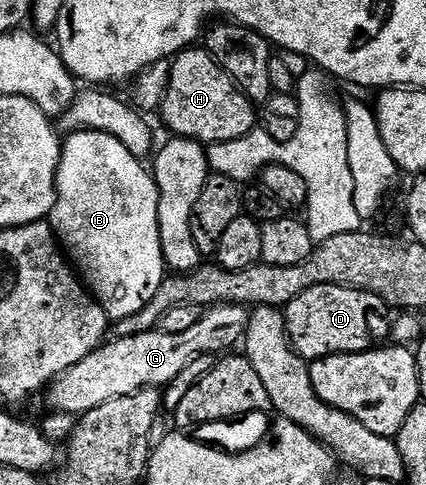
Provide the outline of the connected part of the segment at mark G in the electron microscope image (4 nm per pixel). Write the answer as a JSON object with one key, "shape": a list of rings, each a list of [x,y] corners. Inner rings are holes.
{"shape":[[[217,305],[208,308],[200,316],[199,322],[181,335],[152,331],[136,337],[108,340],[85,359],[81,359],[81,363],[62,373],[59,380],[50,386],[51,405],[59,413],[82,415],[101,407],[101,403],[109,403],[109,399],[128,397],[143,389],[165,387],[170,381],[177,379],[181,371],[185,371],[194,357],[206,353],[219,355],[224,351],[234,350],[231,348],[238,341],[240,344],[244,340],[248,316],[248,310],[244,306]]]}

